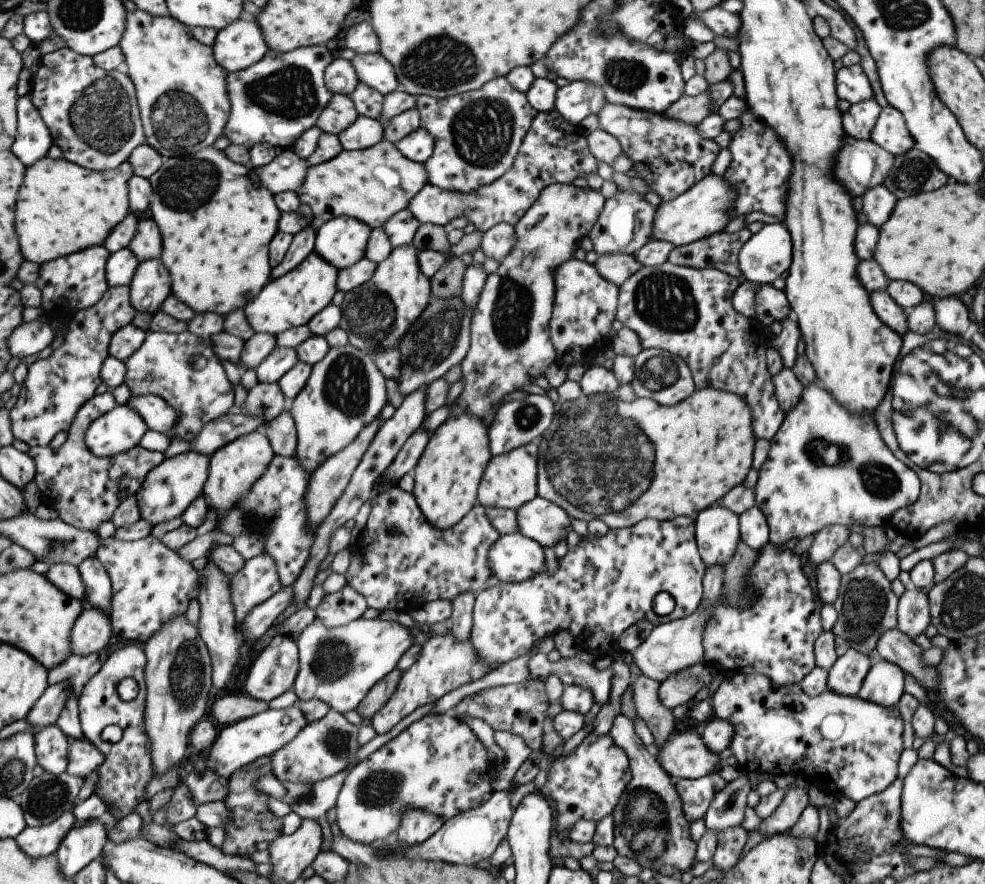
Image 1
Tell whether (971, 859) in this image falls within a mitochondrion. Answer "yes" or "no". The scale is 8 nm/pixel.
no

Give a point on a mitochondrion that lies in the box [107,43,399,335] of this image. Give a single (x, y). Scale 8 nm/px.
(290, 93)

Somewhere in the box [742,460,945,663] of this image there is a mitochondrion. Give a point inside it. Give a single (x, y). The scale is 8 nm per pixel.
(864, 605)

